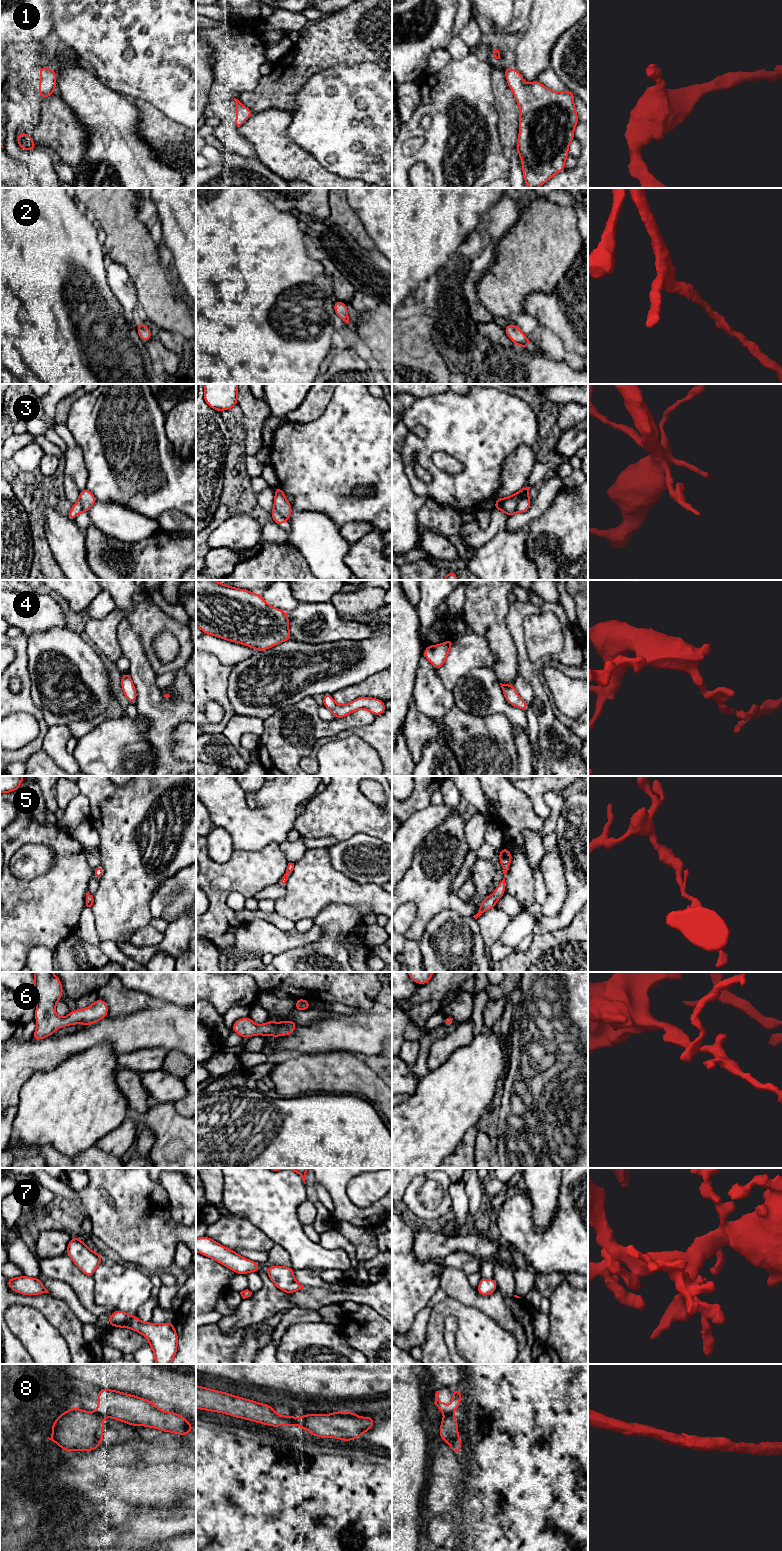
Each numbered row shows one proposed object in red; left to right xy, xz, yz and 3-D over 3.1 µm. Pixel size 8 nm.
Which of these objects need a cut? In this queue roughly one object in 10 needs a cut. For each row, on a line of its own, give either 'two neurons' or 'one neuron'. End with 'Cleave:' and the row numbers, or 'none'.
1: one neuron
2: one neuron
3: two neurons
4: one neuron
5: one neuron
6: one neuron
7: one neuron
8: two neurons
Cleave: 3, 8

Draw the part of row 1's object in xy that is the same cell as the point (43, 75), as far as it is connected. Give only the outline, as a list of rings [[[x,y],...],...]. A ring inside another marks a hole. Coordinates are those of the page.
[[[39,66],[40,85],[38,87],[39,96],[47,98],[53,94],[56,89],[56,72],[50,68]]]

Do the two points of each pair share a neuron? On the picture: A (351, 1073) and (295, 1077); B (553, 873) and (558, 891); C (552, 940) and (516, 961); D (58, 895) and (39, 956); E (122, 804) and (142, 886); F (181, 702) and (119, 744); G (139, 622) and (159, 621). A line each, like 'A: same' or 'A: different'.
A: same
B: same
C: same
D: different
E: same
F: different
G: same

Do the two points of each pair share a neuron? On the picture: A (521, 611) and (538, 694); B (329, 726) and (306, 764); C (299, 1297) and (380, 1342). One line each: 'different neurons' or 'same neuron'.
A: same neuron
B: different neurons
C: different neurons

